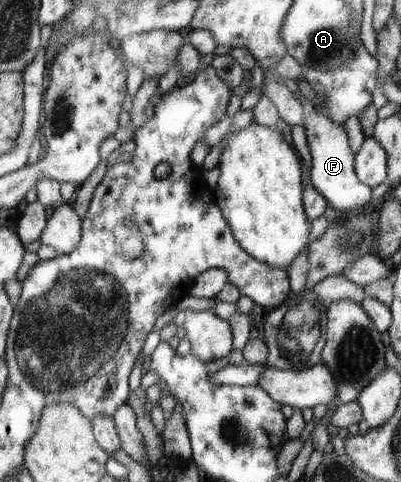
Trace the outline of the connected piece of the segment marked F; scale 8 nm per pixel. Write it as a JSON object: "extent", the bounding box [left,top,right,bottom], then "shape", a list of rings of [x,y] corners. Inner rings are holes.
{"extent":[303,109,372,214],"shape":[[[315,109],[304,119],[303,125],[307,145],[311,154],[310,183],[337,211],[337,214],[348,214],[365,210],[372,200],[372,188],[358,180],[354,170],[354,151],[349,148],[349,137],[343,124],[333,121],[329,116]]]}

